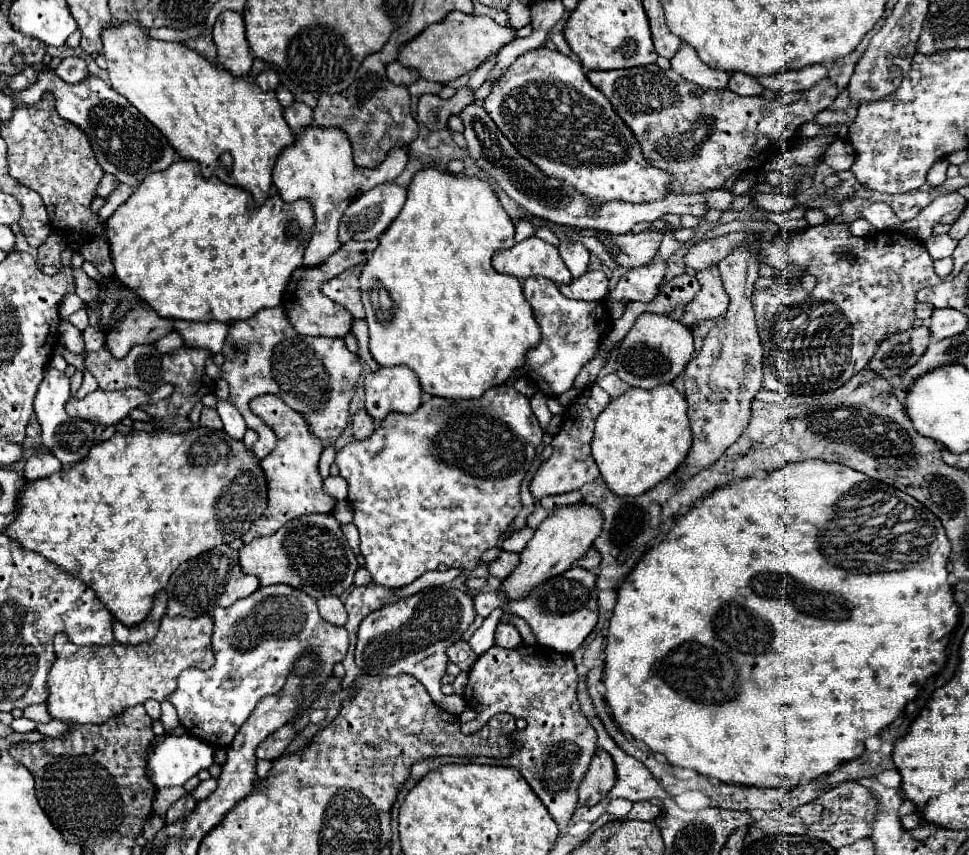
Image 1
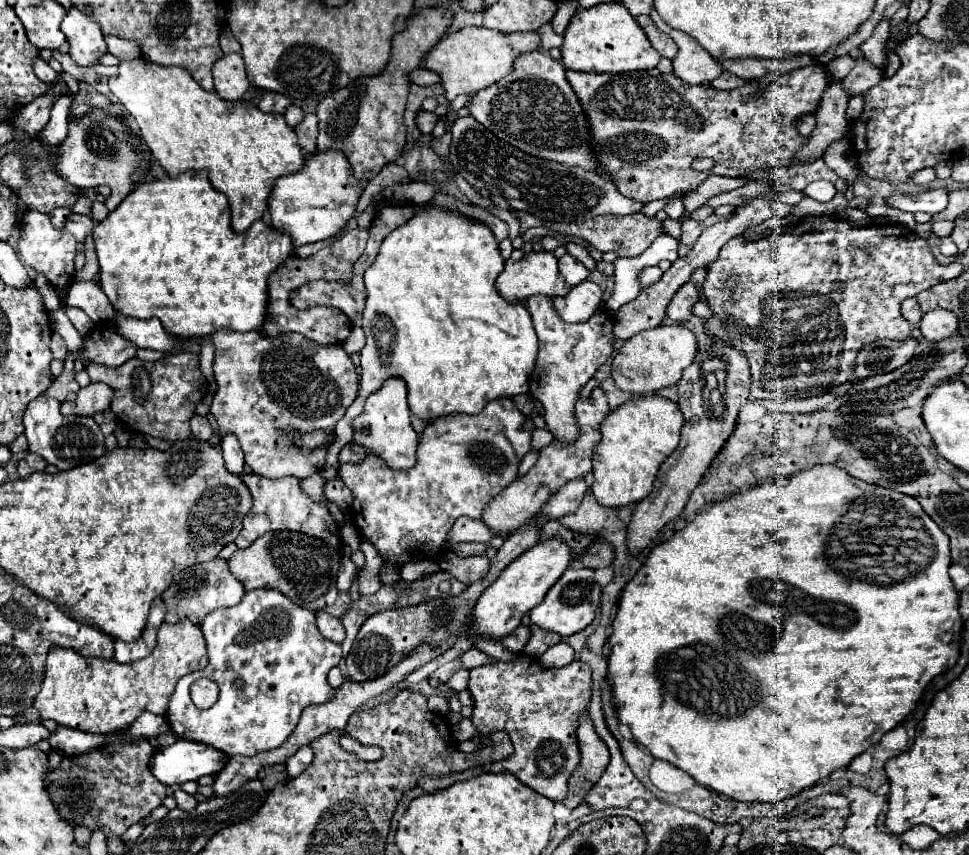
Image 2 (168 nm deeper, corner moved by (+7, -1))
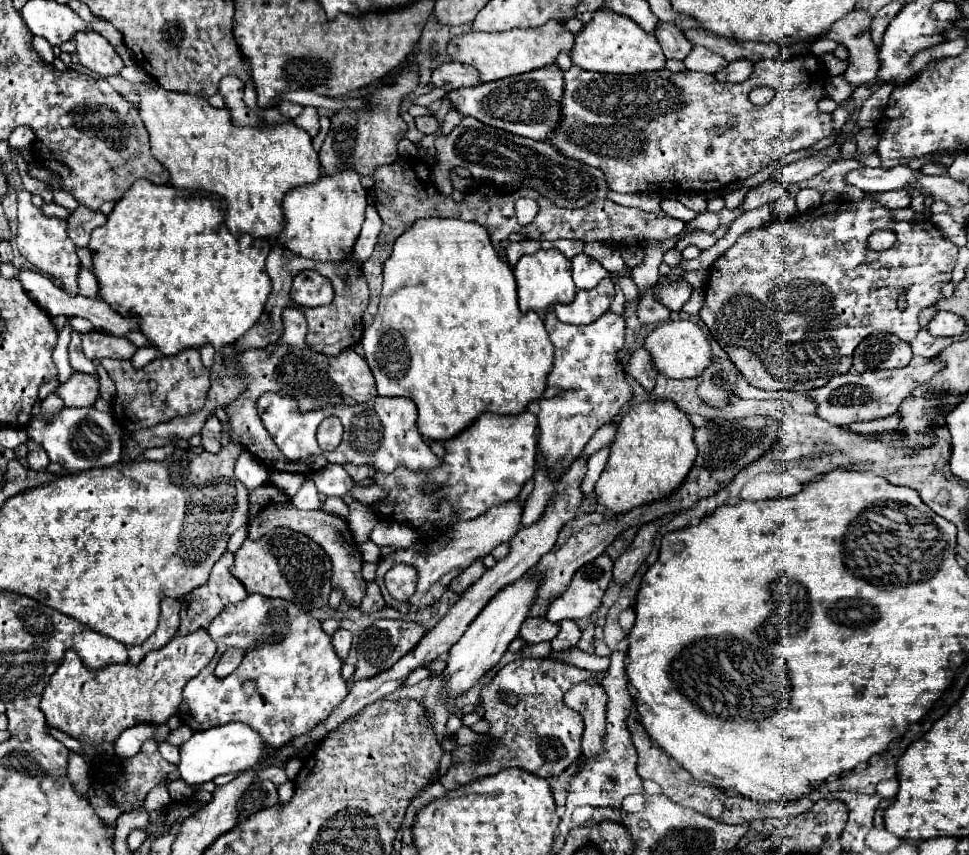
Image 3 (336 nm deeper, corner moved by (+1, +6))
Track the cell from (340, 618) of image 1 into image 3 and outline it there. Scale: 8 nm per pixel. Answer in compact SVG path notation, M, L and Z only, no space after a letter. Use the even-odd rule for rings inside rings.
M338 629L334 635L332 635L332 643L334 643L334 649L336 653L346 659L348 651L350 651L350 643L352 643L352 633L348 629Z

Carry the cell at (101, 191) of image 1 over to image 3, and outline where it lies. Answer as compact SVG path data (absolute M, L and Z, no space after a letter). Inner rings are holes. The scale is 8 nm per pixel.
M78 205L78 209L68 219L68 237L78 247L86 247L92 231L104 223L106 223L106 215L102 211L92 211L86 209L84 205Z

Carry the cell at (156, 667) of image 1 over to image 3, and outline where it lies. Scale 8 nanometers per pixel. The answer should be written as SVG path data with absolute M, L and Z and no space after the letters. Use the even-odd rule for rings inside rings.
M204 629L172 637L168 645L148 653L138 665L114 663L104 665L98 671L86 669L78 653L68 649L64 661L44 687L40 709L46 715L48 725L72 735L74 739L114 743L124 729L136 723L146 721L160 725L176 715L186 681L198 675L210 663L214 653L216 645Z

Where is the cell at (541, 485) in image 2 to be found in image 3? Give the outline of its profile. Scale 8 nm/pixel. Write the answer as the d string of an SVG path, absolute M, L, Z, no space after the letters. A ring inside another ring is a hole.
M518 499L506 501L502 505L496 505L494 509L488 509L486 513L482 513L482 517L476 517L474 521L458 521L458 523L450 525L452 533L450 533L450 539L446 539L446 541L418 543L418 545L414 545L414 547L410 547L406 551L394 551L388 557L382 557L380 563L378 563L378 571L376 571L376 583L382 589L384 601L390 607L400 609L400 611L408 611L408 609L416 611L420 607L432 605L436 599L440 599L444 589L450 585L450 581L458 573L462 573L476 559L488 555L496 545L504 543L504 541L510 541L514 537L514 533L518 533L520 519L522 519L522 509L524 509L524 503L520 503ZM398 563L406 563L406 565L410 565L410 567L414 567L418 571L416 593L408 601L394 601L394 597L384 587L384 575Z

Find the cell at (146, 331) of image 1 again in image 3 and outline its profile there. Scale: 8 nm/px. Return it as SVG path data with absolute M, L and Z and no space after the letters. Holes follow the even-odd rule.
M102 331L82 335L82 351L88 359L132 359L136 347L126 337L114 337Z

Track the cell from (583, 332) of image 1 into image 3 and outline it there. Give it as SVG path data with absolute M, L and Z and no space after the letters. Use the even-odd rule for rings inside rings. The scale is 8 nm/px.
M554 309L546 311L544 317L546 331L550 335L550 341L554 345L554 365L546 379L548 387L558 387L560 393L552 399L540 399L540 415L538 415L538 427L540 427L540 453L550 465L556 465L560 471L572 465L572 461L580 455L584 445L592 439L592 435L606 423L612 423L616 413L626 405L626 401L632 397L630 385L624 381L622 365L618 363L618 351L624 347L624 329L626 321L622 315L608 311L606 315L600 315L590 325L568 325L554 317Z

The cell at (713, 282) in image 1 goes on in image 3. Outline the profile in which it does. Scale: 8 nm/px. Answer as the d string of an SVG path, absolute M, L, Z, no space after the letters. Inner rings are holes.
M678 281L674 285L664 285L658 289L658 301L666 305L670 311L682 311L682 305L690 299L692 285L686 281Z

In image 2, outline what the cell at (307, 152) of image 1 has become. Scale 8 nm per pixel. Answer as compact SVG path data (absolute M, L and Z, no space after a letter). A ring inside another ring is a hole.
M316 152L306 156L306 164L300 172L276 180L270 196L270 226L288 234L294 248L338 236L354 216L364 188L366 182L352 176L352 168L340 152Z

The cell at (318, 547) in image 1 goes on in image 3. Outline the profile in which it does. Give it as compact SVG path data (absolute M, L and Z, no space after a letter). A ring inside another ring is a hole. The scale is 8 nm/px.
M272 529L272 533L262 535L258 541L246 539L234 553L230 573L242 581L248 593L296 601L304 611L324 607L332 591L332 561L326 551L310 537L290 529Z

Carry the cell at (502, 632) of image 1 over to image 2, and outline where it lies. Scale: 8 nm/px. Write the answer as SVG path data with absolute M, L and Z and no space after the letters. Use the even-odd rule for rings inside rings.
M518 626L516 632L512 632L512 636L506 636L502 640L502 644L510 650L510 652L522 652L522 648L526 646L526 642L530 640L530 628L528 626Z

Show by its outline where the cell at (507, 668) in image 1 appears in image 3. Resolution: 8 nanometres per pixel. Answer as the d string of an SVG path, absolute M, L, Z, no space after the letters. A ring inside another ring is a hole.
M516 659L502 667L494 679L482 689L482 707L484 707L484 717L490 721L490 735L500 739L496 747L490 749L490 757L482 763L474 763L472 755L476 749L472 745L458 747L454 749L454 761L460 765L454 765L448 769L444 777L438 781L452 791L454 783L456 785L466 785L474 781L476 777L484 775L496 775L502 769L518 767L524 769L536 777L550 779L560 775L570 763L578 761L582 755L582 717L578 711L568 709L564 705L564 695L570 691L574 685L590 681L590 683L602 683L608 671L584 671L566 663L558 663L552 659ZM502 693L512 693L518 697L516 705L508 705L502 699Z

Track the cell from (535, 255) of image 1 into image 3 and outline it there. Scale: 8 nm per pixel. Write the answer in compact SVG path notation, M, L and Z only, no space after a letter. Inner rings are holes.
M540 249L532 255L522 255L514 265L514 277L518 285L520 311L546 311L554 303L570 303L576 295L576 285L570 277L570 261L558 249Z

